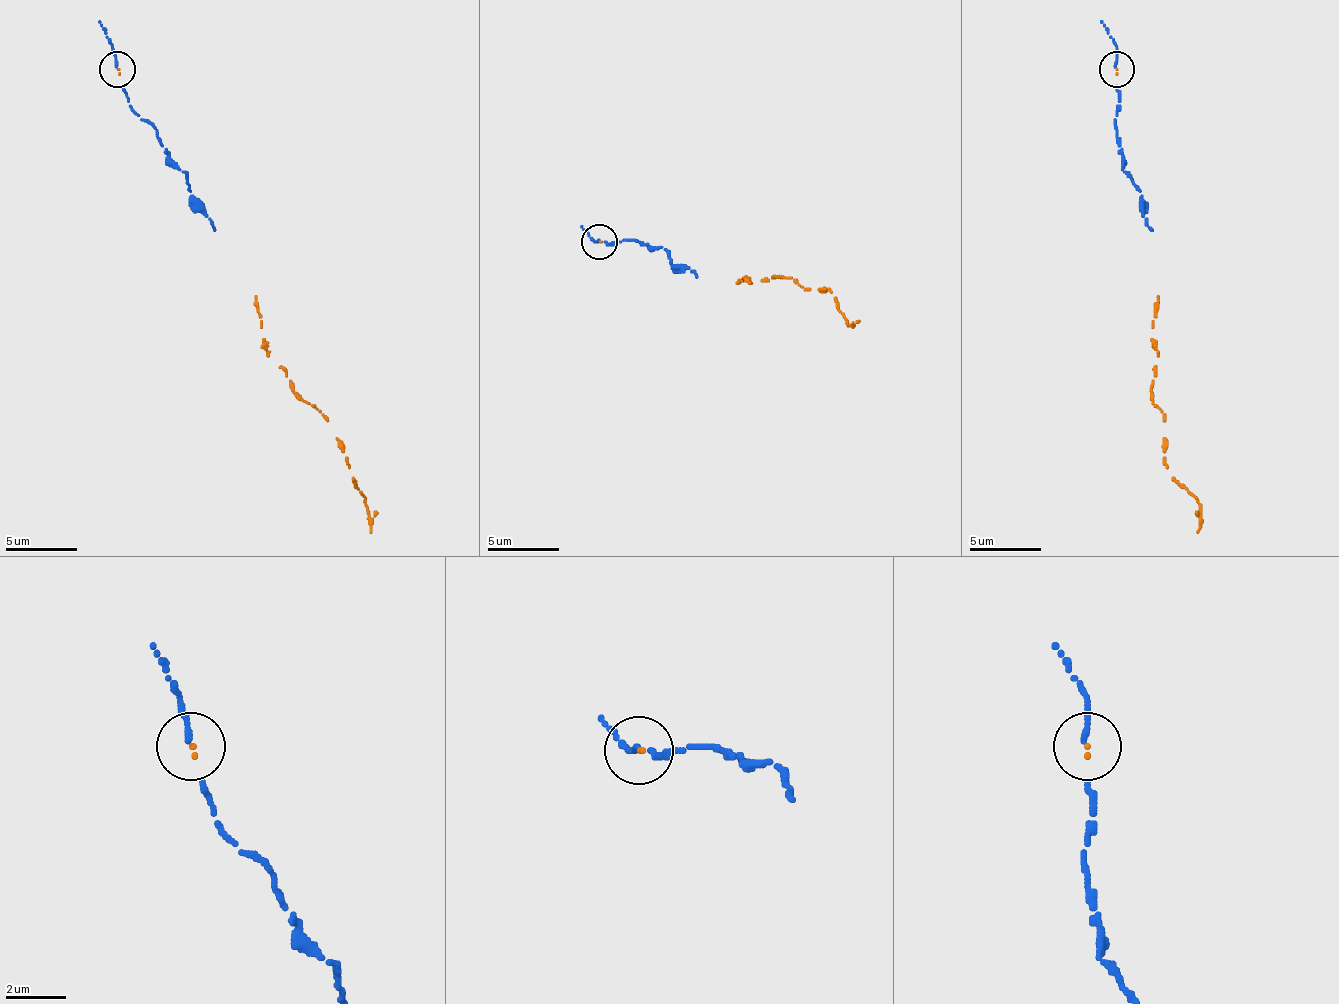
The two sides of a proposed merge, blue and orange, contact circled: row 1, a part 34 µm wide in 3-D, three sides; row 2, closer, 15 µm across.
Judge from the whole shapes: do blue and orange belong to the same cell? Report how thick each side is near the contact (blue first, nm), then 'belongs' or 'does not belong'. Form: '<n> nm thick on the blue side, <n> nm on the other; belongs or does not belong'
140 nm thick on the blue side, 100 nm on the other; belongs

